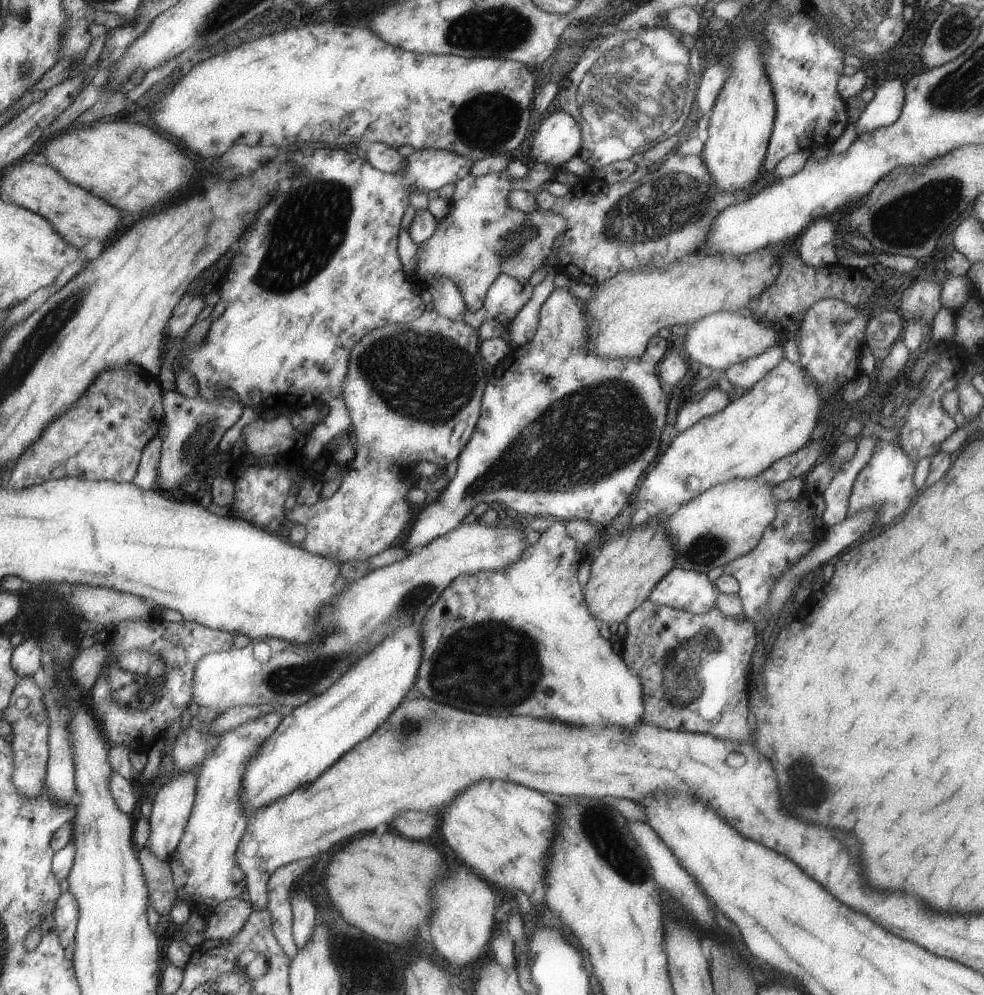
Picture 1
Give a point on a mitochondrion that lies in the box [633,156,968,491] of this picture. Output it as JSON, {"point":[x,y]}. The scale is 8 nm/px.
{"point":[947,192]}

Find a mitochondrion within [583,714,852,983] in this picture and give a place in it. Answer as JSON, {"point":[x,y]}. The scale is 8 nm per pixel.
{"point":[805,788]}

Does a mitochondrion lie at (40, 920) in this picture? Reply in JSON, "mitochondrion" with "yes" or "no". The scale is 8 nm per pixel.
{"mitochondrion":"no"}

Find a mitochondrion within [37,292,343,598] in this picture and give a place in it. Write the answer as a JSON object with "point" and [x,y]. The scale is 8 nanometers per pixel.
{"point":[202,437]}

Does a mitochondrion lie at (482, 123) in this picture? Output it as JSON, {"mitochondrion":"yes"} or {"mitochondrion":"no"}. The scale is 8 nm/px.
{"mitochondrion":"yes"}

